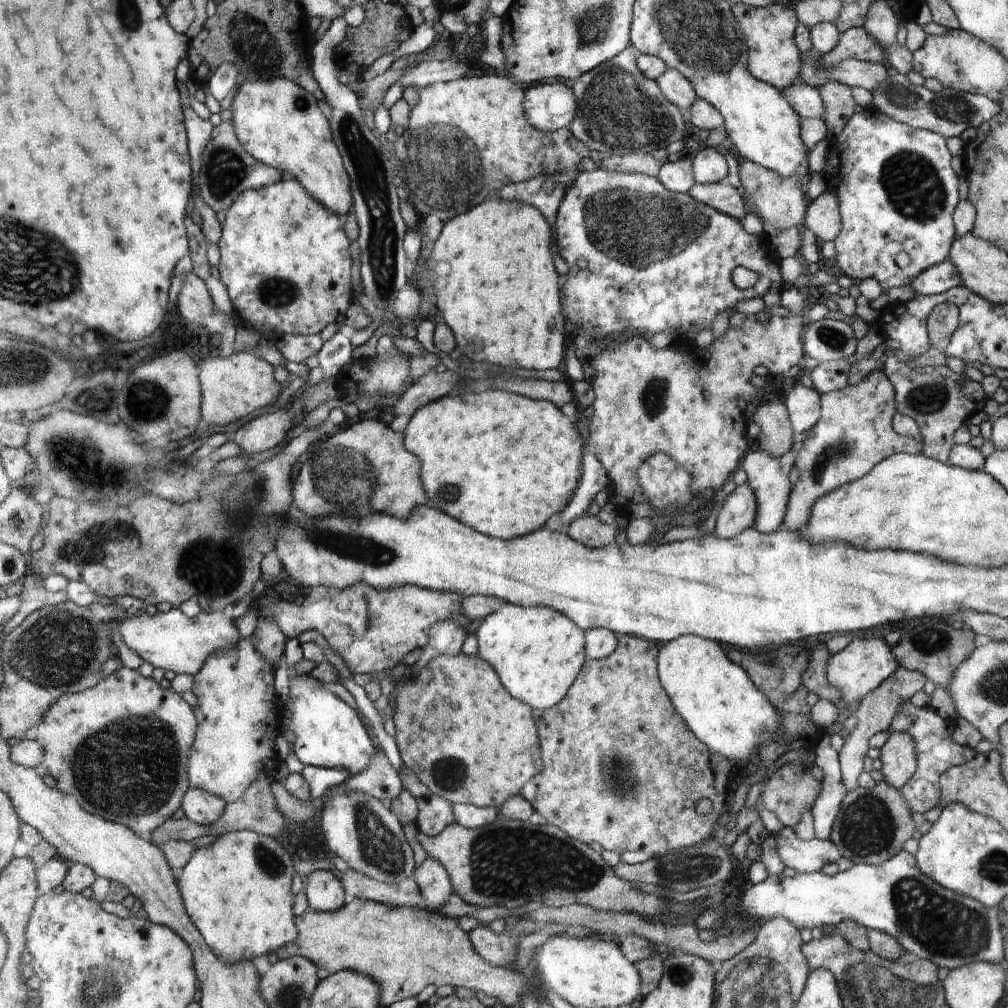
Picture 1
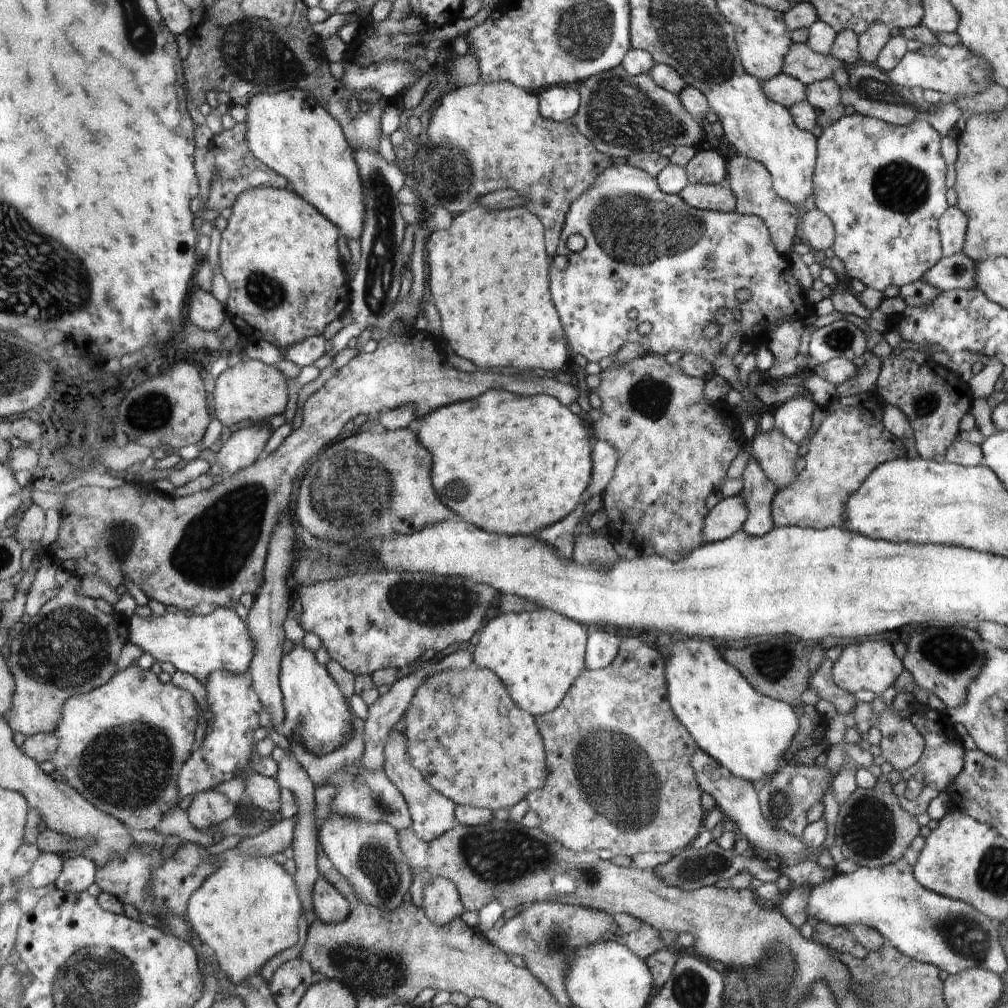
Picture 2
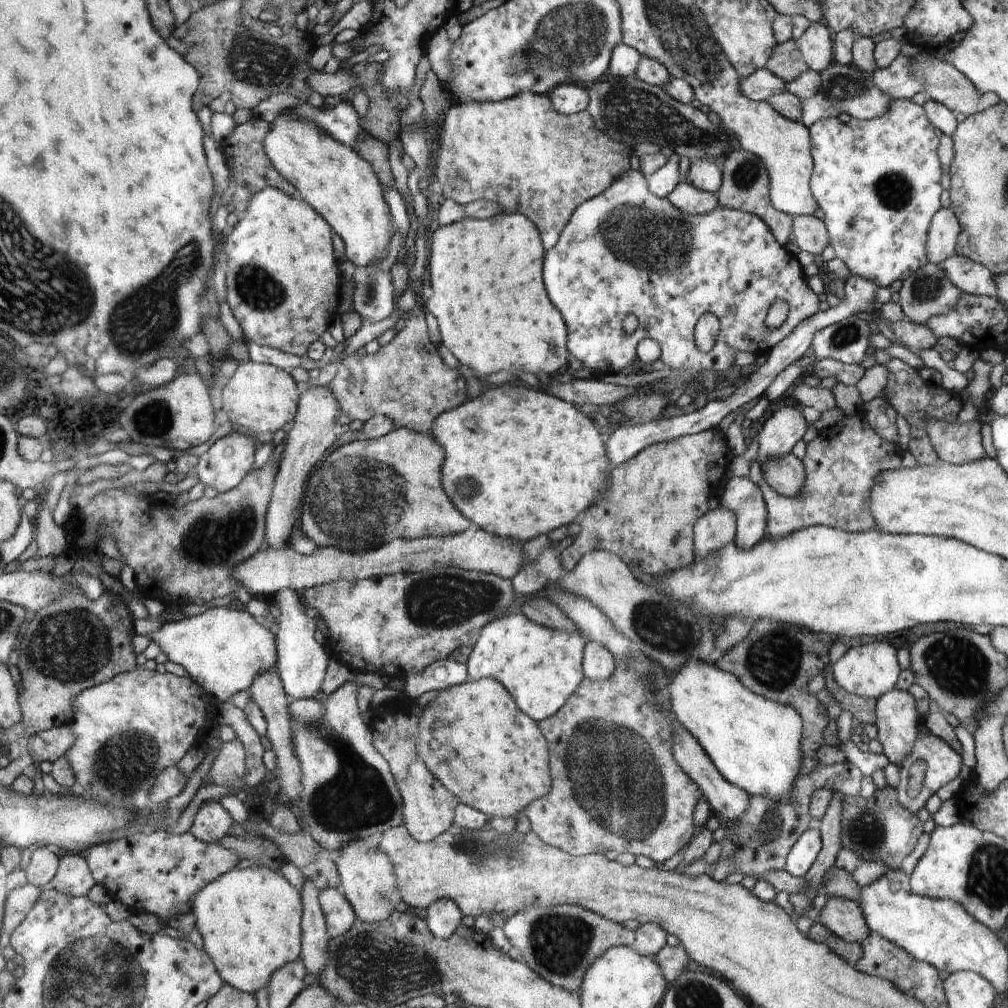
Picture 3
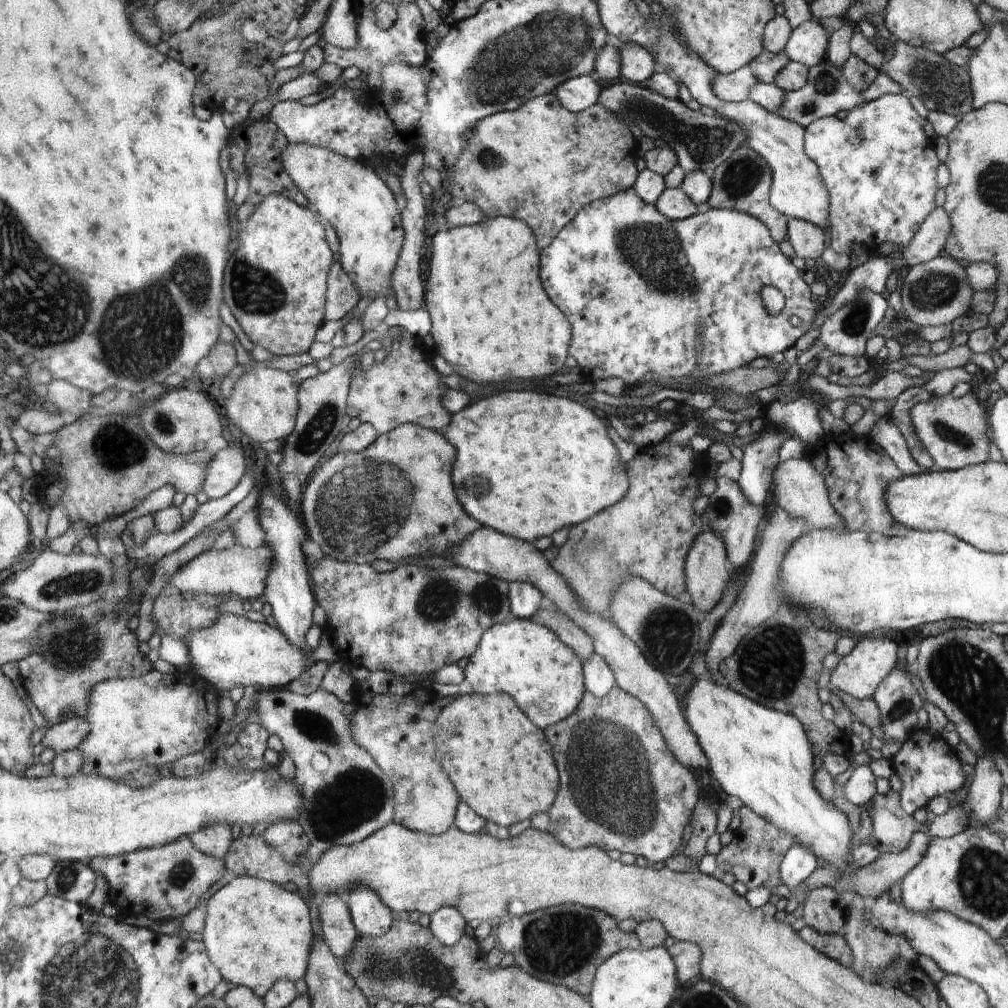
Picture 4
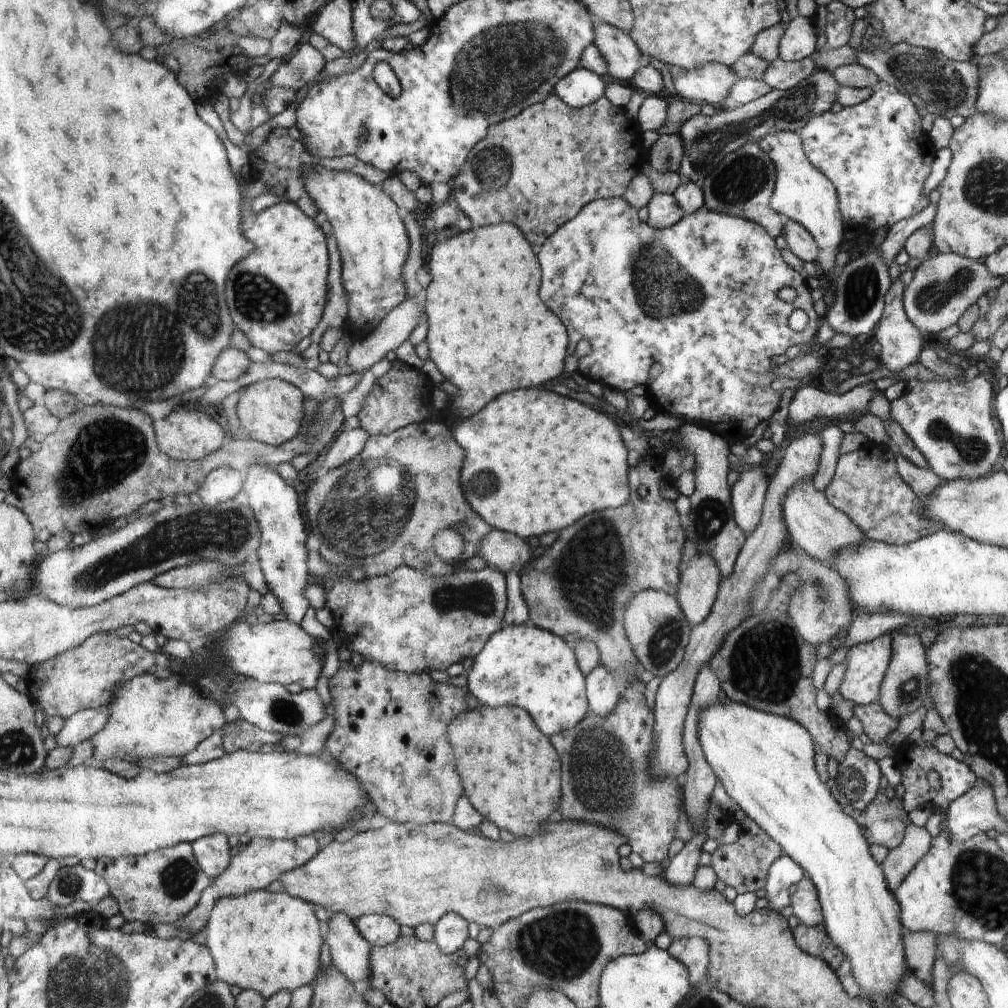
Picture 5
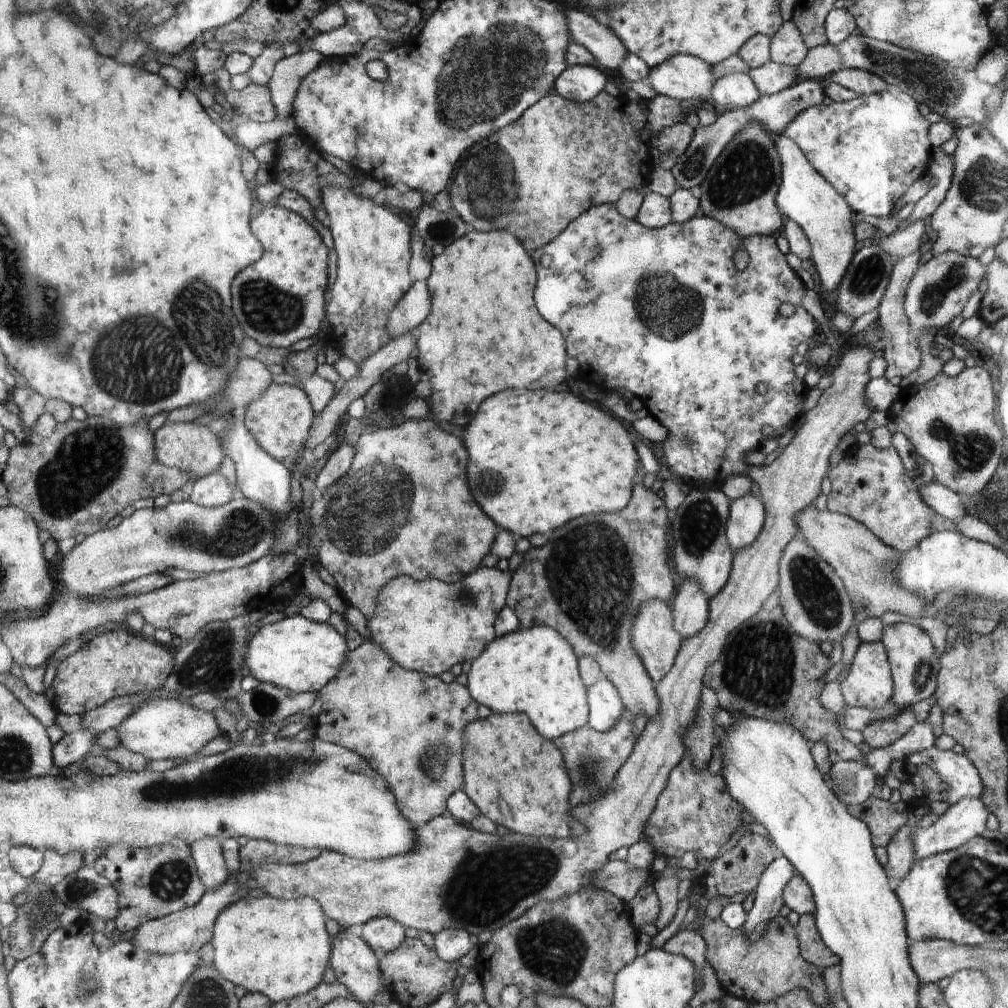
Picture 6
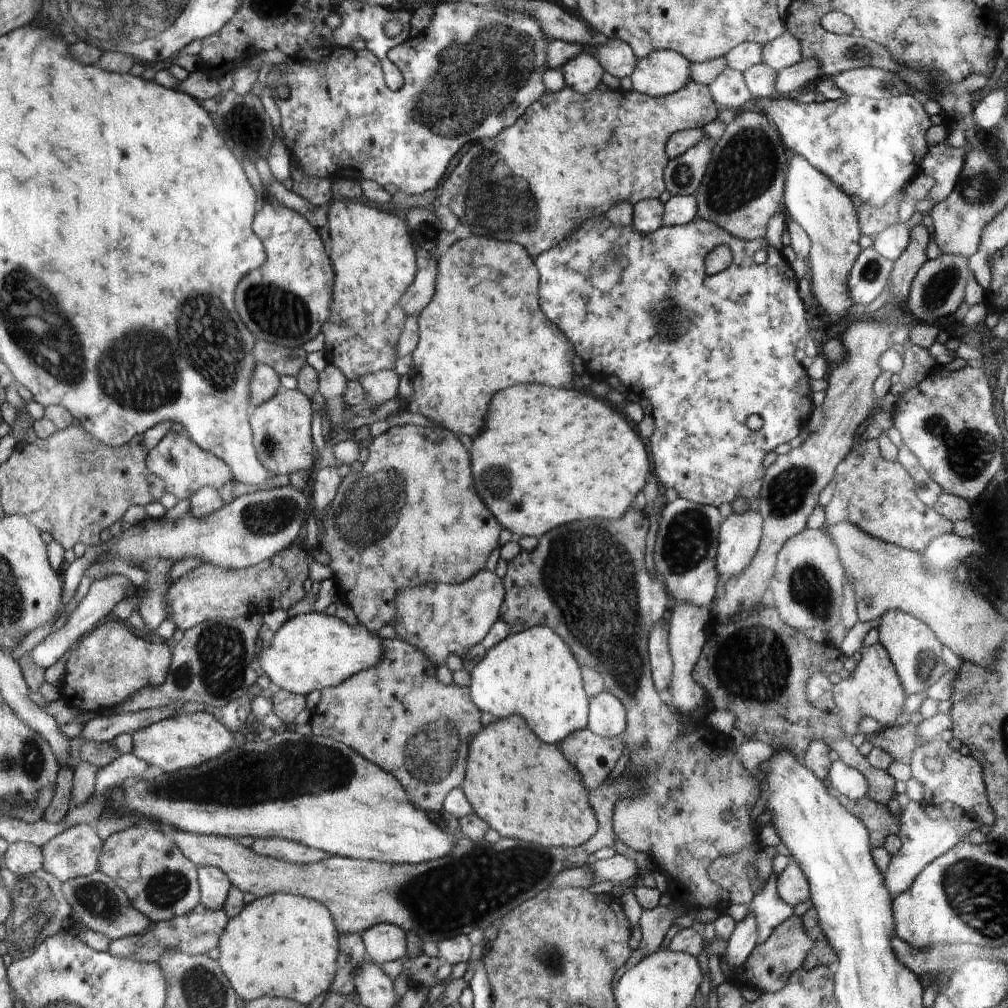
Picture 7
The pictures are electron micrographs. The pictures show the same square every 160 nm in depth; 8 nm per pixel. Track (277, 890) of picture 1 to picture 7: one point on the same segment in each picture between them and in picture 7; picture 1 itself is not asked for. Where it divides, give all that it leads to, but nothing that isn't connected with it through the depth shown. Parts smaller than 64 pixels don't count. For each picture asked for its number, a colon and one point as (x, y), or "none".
2: (245, 913)
3: (249, 918)
4: (256, 933)
5: (266, 941)
6: (277, 947)
7: (281, 945)

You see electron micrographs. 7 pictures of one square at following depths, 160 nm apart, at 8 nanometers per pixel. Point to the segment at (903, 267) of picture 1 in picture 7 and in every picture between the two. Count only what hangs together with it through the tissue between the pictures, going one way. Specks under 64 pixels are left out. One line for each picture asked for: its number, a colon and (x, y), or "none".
2: (883, 186)
3: (877, 183)
4: (879, 167)
5: (876, 154)
6: (871, 149)
7: (871, 149)

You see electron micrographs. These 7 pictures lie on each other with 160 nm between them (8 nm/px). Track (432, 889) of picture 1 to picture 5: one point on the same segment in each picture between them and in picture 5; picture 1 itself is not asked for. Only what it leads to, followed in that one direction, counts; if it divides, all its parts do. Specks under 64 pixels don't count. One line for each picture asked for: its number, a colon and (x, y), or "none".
2: (442, 903)
3: (443, 917)
4: (447, 924)
5: (451, 931)

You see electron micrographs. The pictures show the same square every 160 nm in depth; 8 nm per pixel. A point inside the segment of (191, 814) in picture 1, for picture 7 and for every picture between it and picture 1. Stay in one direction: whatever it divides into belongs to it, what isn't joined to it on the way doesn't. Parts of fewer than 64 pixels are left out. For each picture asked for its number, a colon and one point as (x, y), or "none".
2: (209, 808)
3: (211, 822)
4: (214, 840)
5: (212, 852)
6: (207, 852)
7: (215, 885)

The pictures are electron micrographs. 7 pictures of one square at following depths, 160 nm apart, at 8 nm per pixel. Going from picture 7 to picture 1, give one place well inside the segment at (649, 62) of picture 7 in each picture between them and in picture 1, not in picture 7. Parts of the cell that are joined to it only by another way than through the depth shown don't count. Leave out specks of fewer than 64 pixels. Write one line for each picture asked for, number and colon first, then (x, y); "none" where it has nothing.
1: (805, 100)
2: (787, 91)
3: (760, 85)
4: (735, 86)
5: (711, 83)
6: (684, 77)

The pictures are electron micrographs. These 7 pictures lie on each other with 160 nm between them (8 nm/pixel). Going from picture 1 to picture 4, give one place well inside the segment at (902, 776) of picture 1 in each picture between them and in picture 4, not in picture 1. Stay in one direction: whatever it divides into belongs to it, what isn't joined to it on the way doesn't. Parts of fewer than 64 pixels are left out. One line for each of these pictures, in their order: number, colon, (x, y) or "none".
2: (902, 745)
3: (897, 719)
4: (898, 701)

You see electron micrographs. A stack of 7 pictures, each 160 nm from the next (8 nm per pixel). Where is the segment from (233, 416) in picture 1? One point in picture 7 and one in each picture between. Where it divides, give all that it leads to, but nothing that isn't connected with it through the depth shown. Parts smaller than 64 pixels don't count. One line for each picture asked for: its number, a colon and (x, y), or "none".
2: (251, 390)
3: (262, 398)
4: (262, 403)
5: (271, 411)
6: (280, 418)
7: (281, 425)

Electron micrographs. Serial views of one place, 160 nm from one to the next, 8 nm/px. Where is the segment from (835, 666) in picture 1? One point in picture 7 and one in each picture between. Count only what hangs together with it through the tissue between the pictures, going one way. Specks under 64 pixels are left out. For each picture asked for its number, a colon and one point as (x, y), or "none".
2: (872, 665)
3: (870, 670)
4: (872, 659)
5: (866, 664)
6: (869, 683)
7: (873, 689)

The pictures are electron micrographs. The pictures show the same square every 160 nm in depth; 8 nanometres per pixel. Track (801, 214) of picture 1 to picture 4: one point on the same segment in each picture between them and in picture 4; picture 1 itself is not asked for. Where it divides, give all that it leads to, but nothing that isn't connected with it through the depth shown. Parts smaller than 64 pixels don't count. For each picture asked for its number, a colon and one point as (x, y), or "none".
2: (749, 180)
3: (745, 185)
4: (743, 182)

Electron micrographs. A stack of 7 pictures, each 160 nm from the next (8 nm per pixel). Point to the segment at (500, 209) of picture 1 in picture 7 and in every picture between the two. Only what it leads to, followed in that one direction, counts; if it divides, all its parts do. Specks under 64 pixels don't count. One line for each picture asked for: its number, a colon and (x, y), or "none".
2: (489, 273)
3: (489, 299)
4: (485, 298)
5: (489, 333)
6: (483, 316)
7: (486, 296)

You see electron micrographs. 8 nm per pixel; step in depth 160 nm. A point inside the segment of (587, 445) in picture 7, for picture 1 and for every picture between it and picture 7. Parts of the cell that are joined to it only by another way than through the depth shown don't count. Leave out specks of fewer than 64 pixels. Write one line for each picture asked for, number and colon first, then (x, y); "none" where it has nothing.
1: (538, 449)
2: (512, 464)
3: (546, 462)
4: (521, 455)
5: (528, 486)
6: (526, 446)

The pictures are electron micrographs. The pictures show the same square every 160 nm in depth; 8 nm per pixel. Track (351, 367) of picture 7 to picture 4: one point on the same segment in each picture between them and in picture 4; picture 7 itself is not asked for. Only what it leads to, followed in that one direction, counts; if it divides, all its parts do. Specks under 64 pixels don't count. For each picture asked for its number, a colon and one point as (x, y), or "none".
4: (359, 205)
5: (371, 238)
6: (372, 245)

